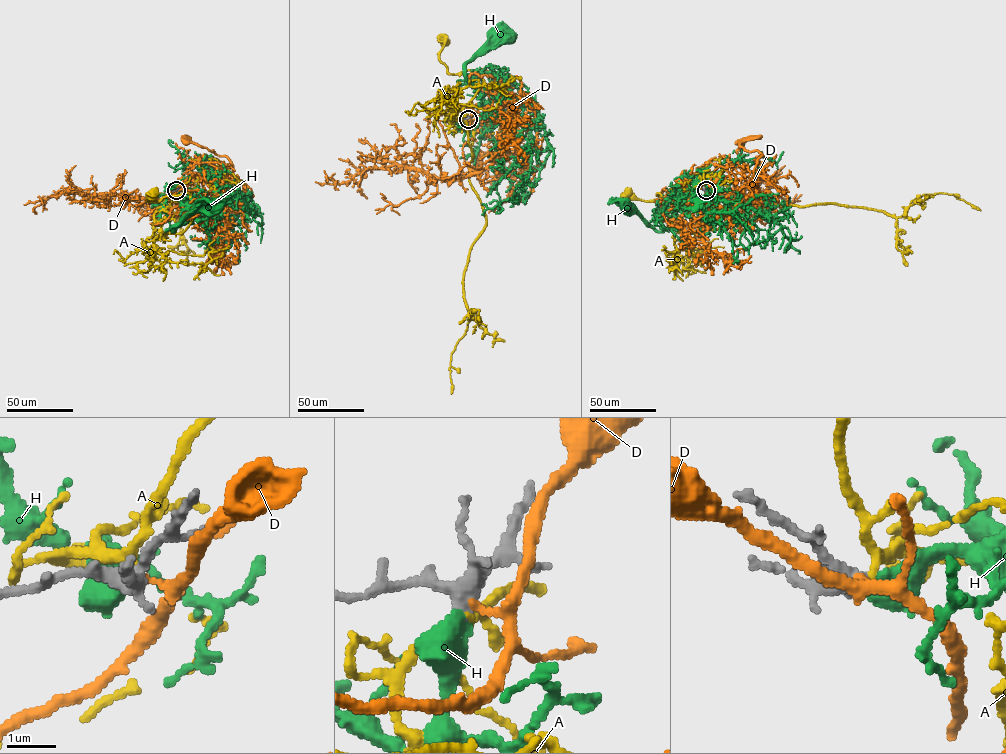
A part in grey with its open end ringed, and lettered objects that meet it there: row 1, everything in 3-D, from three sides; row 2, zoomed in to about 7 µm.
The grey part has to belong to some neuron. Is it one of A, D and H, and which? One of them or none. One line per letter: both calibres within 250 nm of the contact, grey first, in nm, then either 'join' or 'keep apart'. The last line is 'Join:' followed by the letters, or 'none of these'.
A: 280 nm thick on the grey side, 150 nm on the other; keep apart
D: 280 nm thick on the grey side, 160 nm on the other; keep apart
H: 280 nm thick on the grey side, 360 nm on the other; join
Join: H

